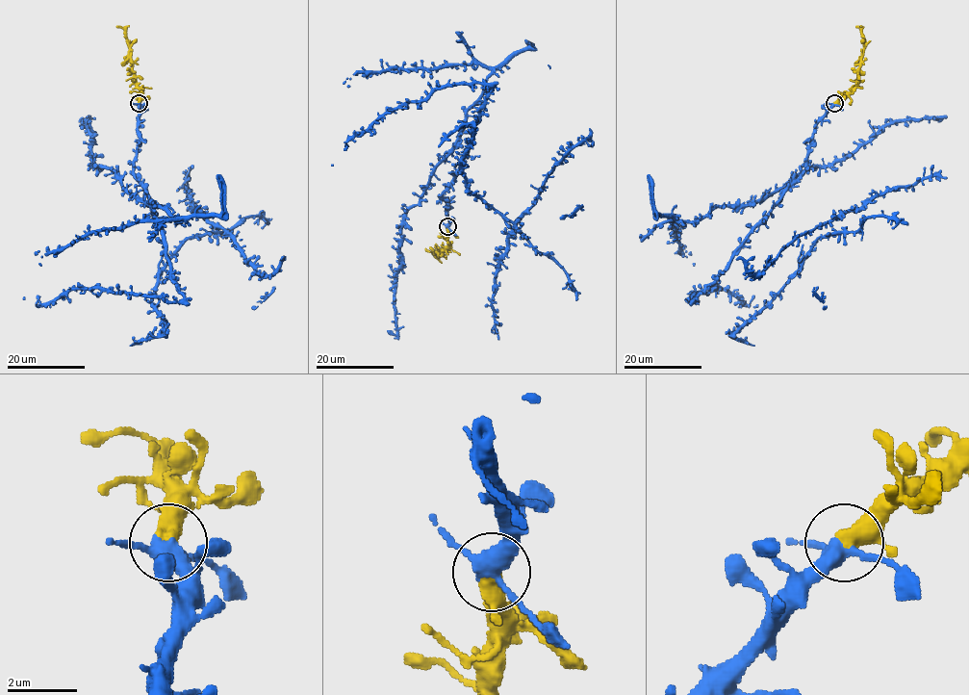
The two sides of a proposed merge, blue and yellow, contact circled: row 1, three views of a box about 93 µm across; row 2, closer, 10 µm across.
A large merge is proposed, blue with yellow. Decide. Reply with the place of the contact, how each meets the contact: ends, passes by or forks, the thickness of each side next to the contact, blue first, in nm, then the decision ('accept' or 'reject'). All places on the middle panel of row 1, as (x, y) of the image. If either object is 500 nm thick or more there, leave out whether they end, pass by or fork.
at (447, 226); blue forks there; yellow passes by; 360 nm thick on the blue side, 440 nm on the other; accept

